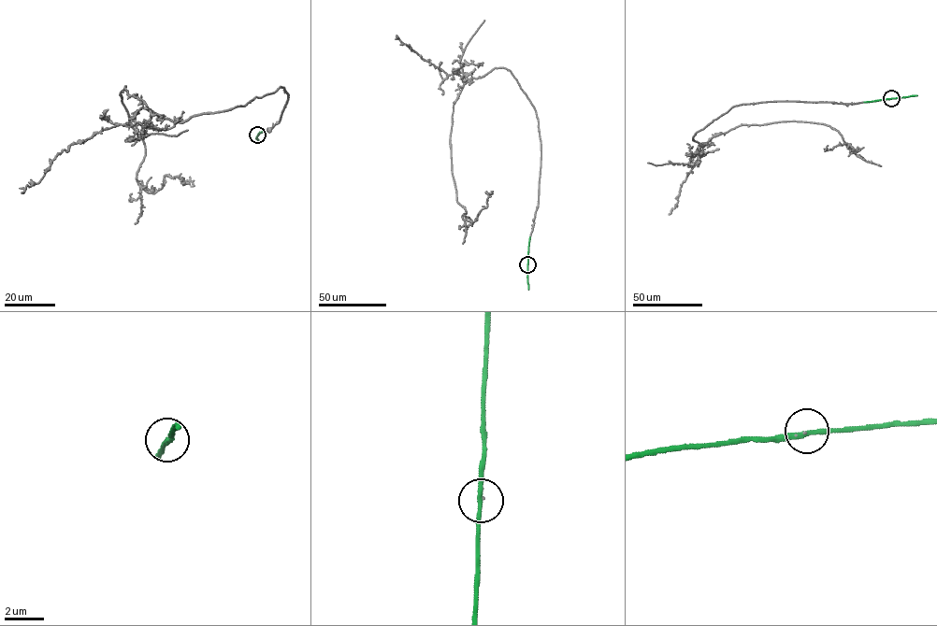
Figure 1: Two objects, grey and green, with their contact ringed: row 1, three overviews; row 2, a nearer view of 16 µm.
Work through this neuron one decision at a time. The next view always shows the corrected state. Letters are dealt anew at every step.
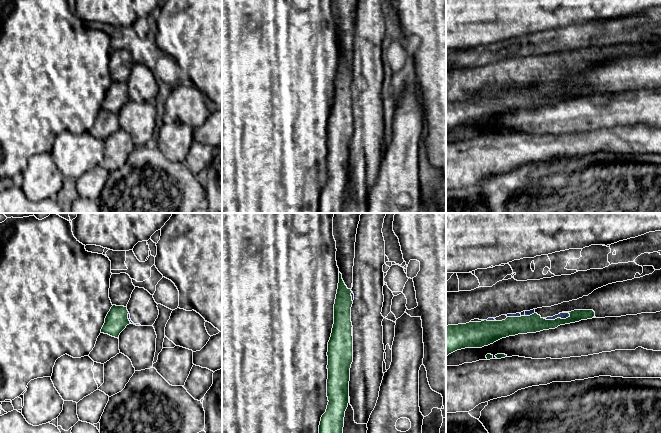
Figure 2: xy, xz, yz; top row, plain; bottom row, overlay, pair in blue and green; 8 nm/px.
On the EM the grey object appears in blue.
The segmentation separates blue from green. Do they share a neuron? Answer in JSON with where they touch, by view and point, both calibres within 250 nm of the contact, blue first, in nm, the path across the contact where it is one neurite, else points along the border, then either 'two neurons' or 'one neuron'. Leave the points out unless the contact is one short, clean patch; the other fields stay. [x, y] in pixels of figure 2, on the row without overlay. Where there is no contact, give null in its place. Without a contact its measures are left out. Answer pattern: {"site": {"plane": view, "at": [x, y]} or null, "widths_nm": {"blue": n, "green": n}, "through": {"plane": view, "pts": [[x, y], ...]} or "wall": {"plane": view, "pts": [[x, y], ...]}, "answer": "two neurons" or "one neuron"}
{"site": {"plane": "yz", "at": [556, 94]}, "widths_nm": {"blue": 50, "green": 150}, "answer": "one neuron"}

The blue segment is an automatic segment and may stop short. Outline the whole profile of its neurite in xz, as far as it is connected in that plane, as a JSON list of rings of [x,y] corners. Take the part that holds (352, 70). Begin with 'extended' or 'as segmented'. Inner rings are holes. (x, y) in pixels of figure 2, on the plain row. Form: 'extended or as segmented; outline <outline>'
extended; outline [[[339,48],[339,59],[334,80],[334,100],[328,118],[328,181],[322,191],[319,201],[319,213],[342,213],[345,187],[349,179],[350,144],[353,138],[353,102],[351,98],[351,83],[354,70],[345,61],[342,50]]]

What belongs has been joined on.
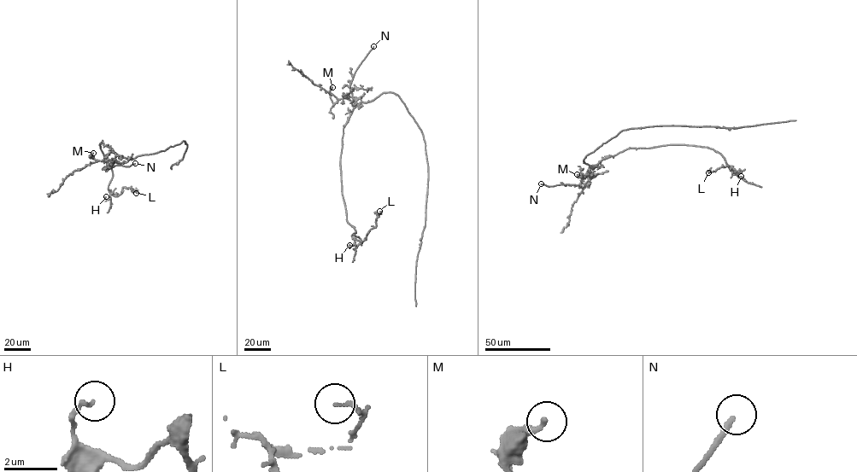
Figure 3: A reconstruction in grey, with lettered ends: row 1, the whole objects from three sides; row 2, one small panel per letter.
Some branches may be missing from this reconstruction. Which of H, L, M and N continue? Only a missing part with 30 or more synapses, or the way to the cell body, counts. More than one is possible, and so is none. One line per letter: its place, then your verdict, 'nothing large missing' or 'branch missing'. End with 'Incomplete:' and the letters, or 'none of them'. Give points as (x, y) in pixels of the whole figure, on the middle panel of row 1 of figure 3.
H: (349, 245) | nothing large missing
L: (379, 211) | nothing large missing
M: (332, 87) | nothing large missing
N: (373, 46) | branch missing
Incomplete: N

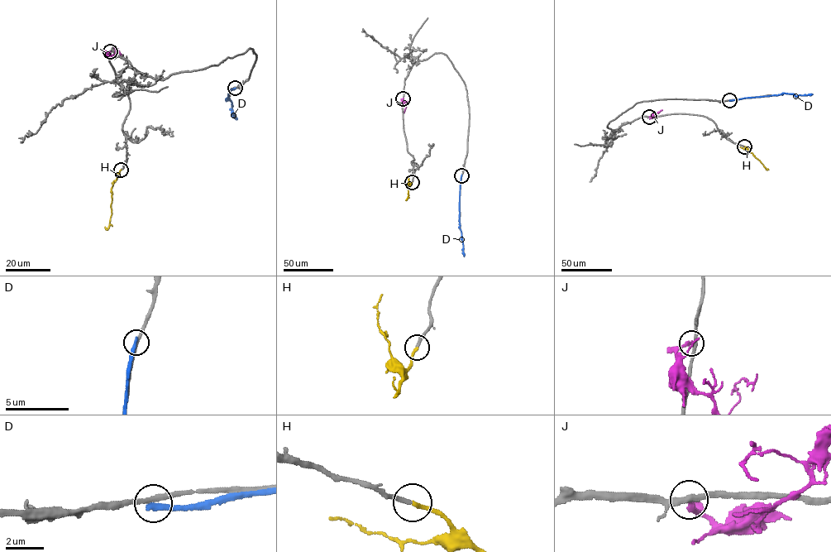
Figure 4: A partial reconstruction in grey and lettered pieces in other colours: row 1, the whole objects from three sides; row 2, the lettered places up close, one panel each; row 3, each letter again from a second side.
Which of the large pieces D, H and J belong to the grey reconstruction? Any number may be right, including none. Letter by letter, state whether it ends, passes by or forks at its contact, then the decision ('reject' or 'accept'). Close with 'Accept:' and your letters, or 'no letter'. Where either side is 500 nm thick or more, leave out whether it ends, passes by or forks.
D: it ends there; reject
H: it ends there; accept
J: it ends there; reject
Accept: H

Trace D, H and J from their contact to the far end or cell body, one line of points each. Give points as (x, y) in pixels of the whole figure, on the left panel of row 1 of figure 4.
D: (235, 88), (230, 90), (228, 100), (229, 98), (236, 117)
H: (121, 170), (111, 188), (112, 215), (110, 225), (107, 229), (105, 227)
J: (109, 51), (107, 55), (115, 54), (112, 45)

